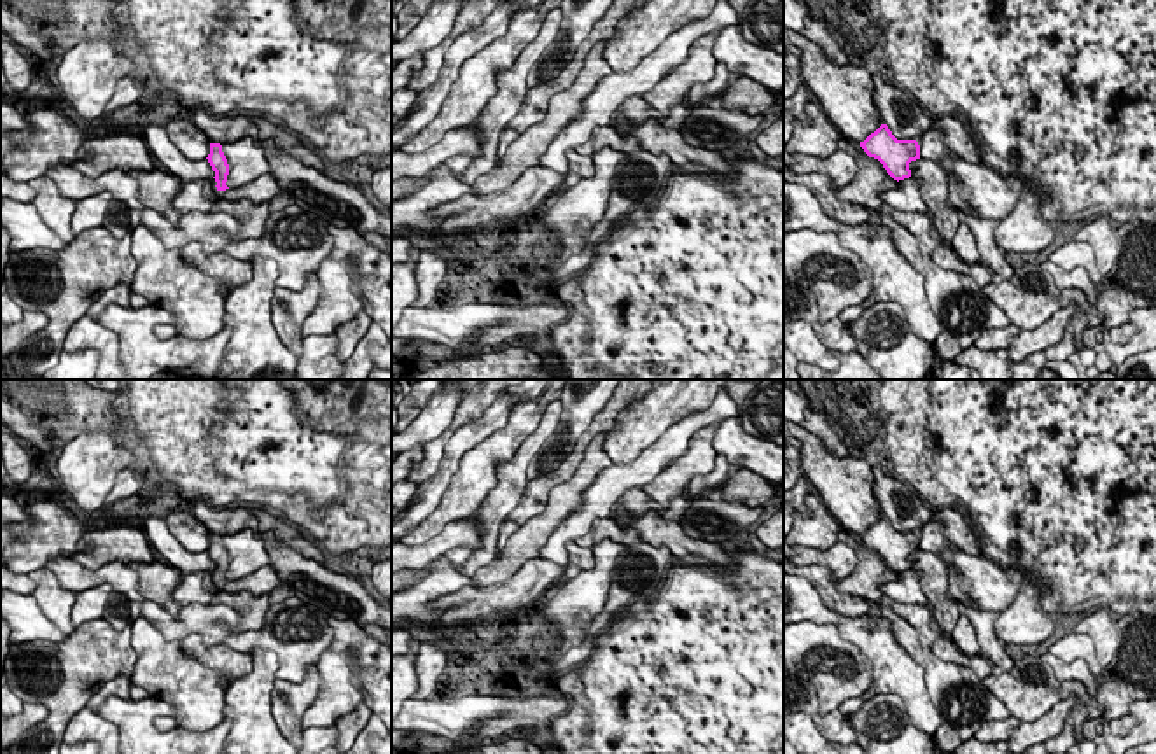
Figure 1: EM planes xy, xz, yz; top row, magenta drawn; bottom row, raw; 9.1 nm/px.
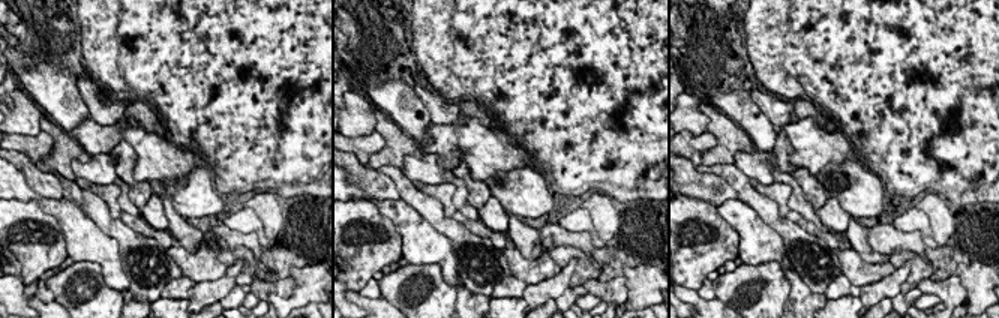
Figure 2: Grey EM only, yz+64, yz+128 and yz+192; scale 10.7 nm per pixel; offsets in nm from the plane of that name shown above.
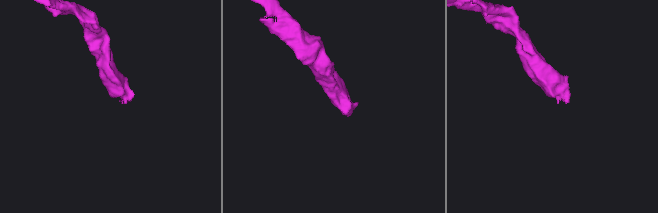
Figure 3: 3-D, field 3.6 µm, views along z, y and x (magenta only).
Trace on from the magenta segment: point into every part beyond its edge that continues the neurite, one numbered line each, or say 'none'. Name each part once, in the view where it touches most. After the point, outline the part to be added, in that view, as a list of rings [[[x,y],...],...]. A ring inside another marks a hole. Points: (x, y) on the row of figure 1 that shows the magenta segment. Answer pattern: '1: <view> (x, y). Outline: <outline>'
1: xy (264, 188). Outline: [[[271,173],[261,175],[247,185],[236,189],[219,191],[215,185],[217,182],[212,178],[213,192],[217,198],[226,201],[248,199],[255,205],[261,205],[264,201],[273,201],[280,194],[278,180]]]

